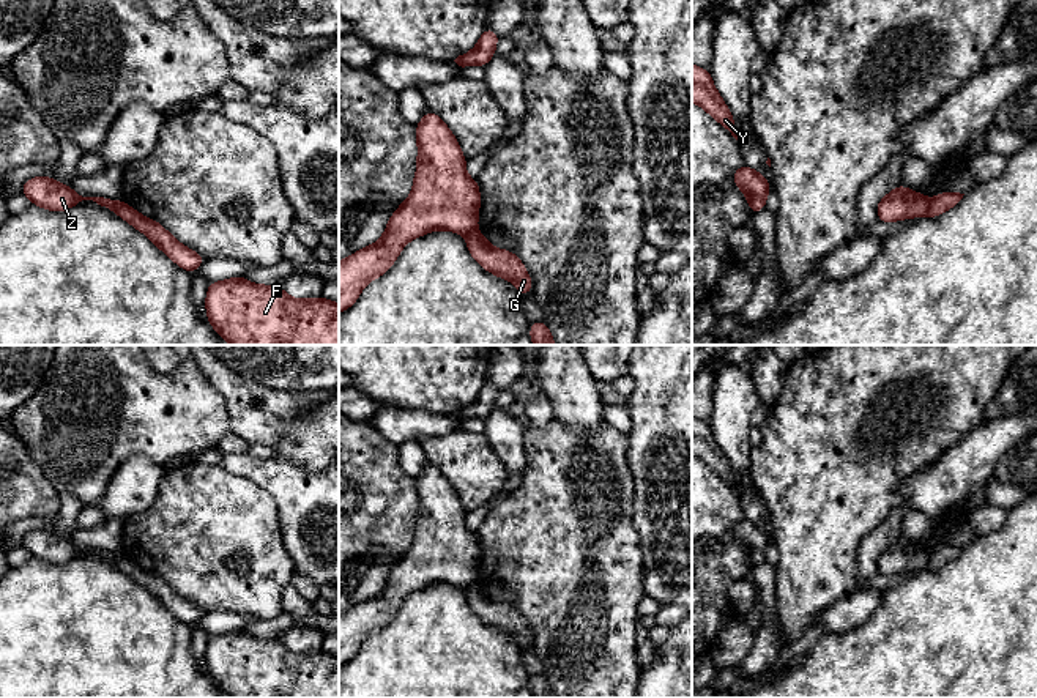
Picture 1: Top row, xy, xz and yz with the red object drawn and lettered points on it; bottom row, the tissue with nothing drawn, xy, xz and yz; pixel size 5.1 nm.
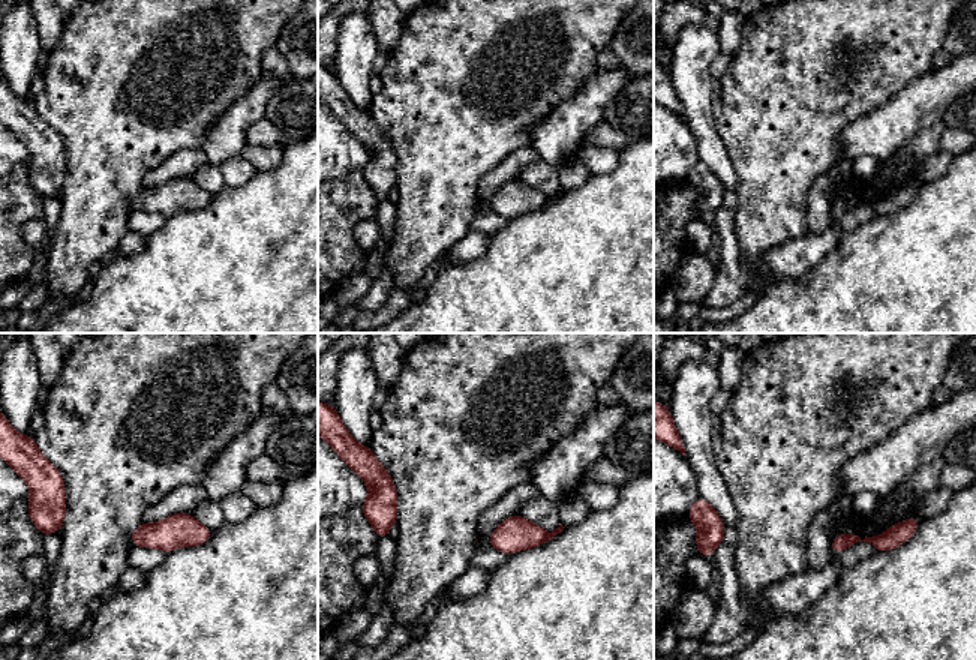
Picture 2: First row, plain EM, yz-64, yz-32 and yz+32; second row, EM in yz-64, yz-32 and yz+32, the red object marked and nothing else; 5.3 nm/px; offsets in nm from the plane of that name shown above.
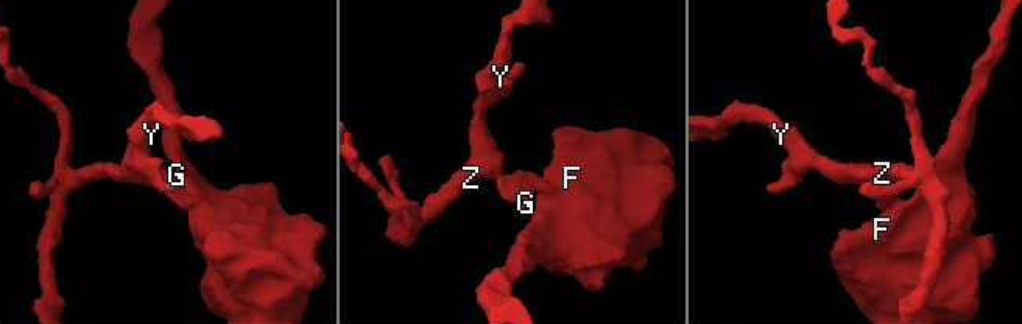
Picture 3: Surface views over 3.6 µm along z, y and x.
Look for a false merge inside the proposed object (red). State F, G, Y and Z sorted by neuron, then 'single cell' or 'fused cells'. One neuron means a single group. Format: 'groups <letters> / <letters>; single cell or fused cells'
groups F G / Y Z; fused cells

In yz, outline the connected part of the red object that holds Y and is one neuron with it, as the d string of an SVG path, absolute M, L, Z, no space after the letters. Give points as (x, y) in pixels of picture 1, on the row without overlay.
M692 418L692 455L701 459L712 471L730 484L736 493L742 492L742 485L734 481L734 471L715 443L709 424L697 418Z

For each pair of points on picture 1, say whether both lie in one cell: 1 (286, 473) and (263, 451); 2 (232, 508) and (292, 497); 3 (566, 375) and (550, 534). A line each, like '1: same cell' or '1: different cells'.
1: different cells
2: different cells
3: different cells

